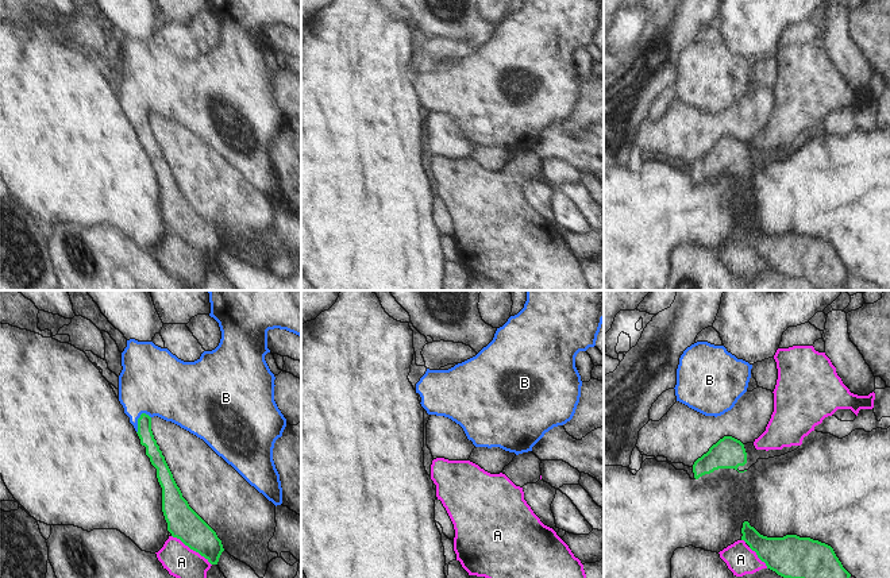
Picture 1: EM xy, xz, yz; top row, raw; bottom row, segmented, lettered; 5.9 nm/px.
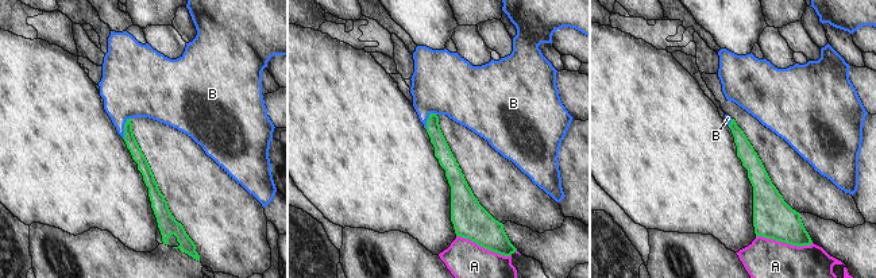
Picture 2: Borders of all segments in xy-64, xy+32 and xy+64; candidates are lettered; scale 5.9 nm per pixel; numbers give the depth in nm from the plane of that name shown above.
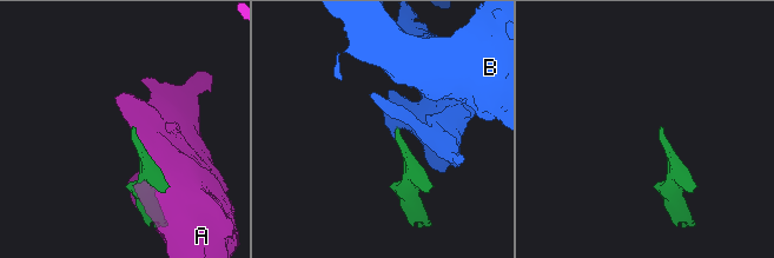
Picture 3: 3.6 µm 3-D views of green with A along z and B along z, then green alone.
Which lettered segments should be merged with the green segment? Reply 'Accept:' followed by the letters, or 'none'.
Accept: B

